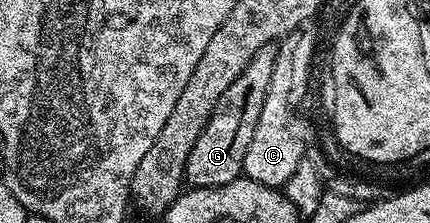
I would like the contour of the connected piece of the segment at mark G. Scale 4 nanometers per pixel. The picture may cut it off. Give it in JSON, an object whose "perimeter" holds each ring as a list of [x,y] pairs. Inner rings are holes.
{"perimeter":[[[275,43],[262,46],[242,70],[241,76],[235,78],[222,98],[219,98],[203,134],[194,143],[194,148],[186,159],[184,179],[191,187],[226,186],[226,182],[234,182],[243,173],[246,150],[250,146],[250,138],[254,138],[254,126],[258,126],[258,114],[262,114],[266,90],[270,90],[270,74],[274,74],[275,57]]]}

